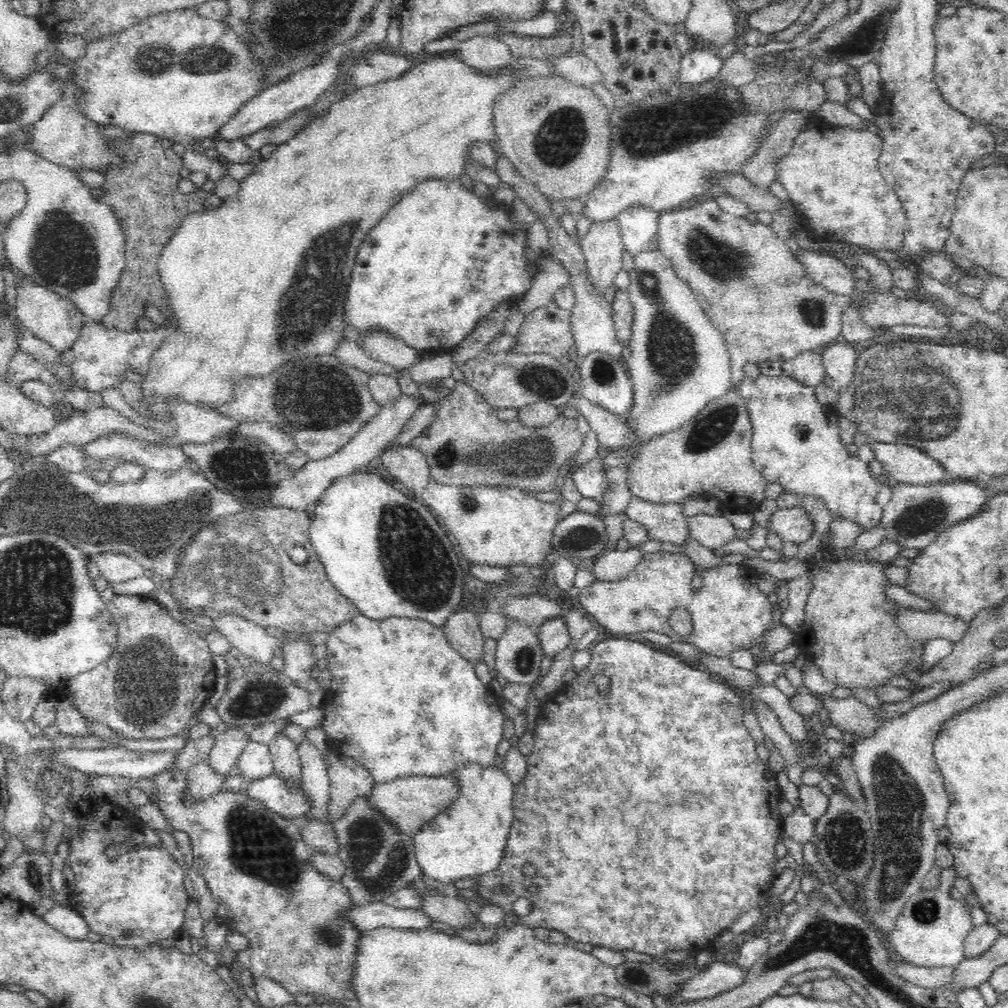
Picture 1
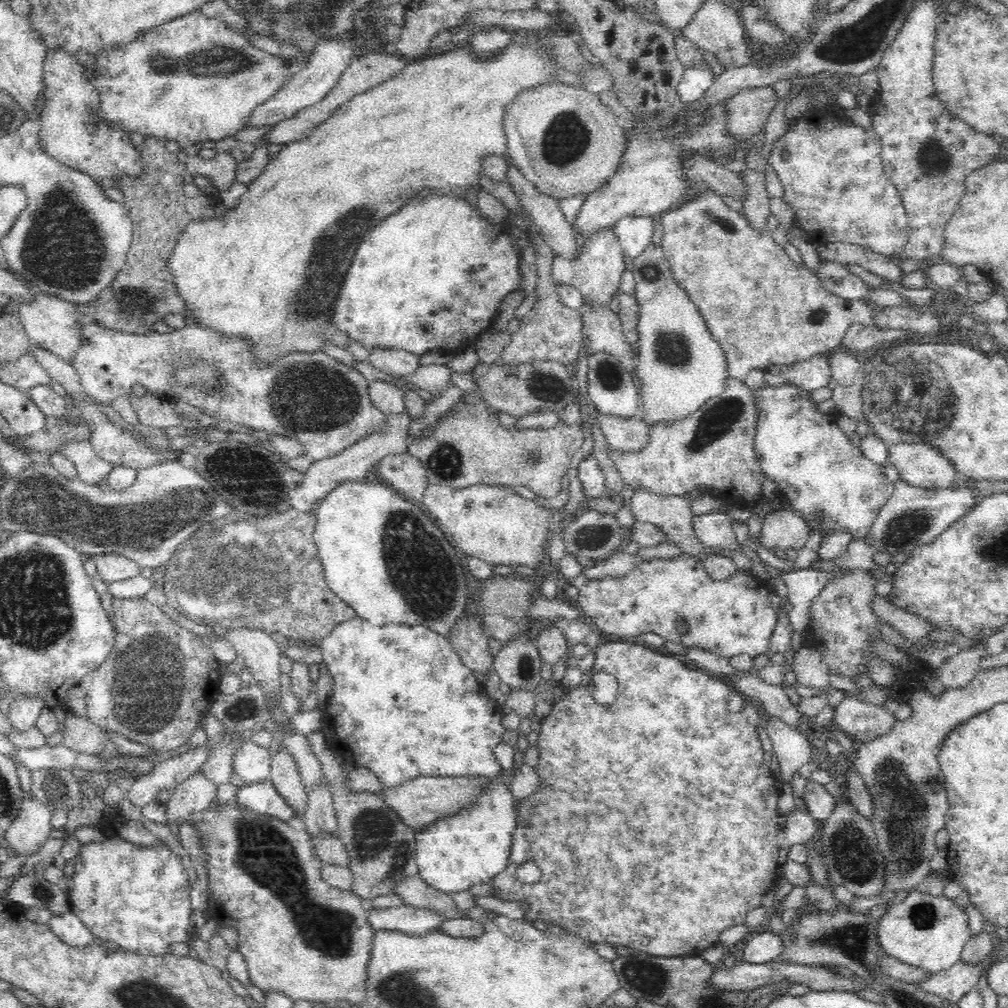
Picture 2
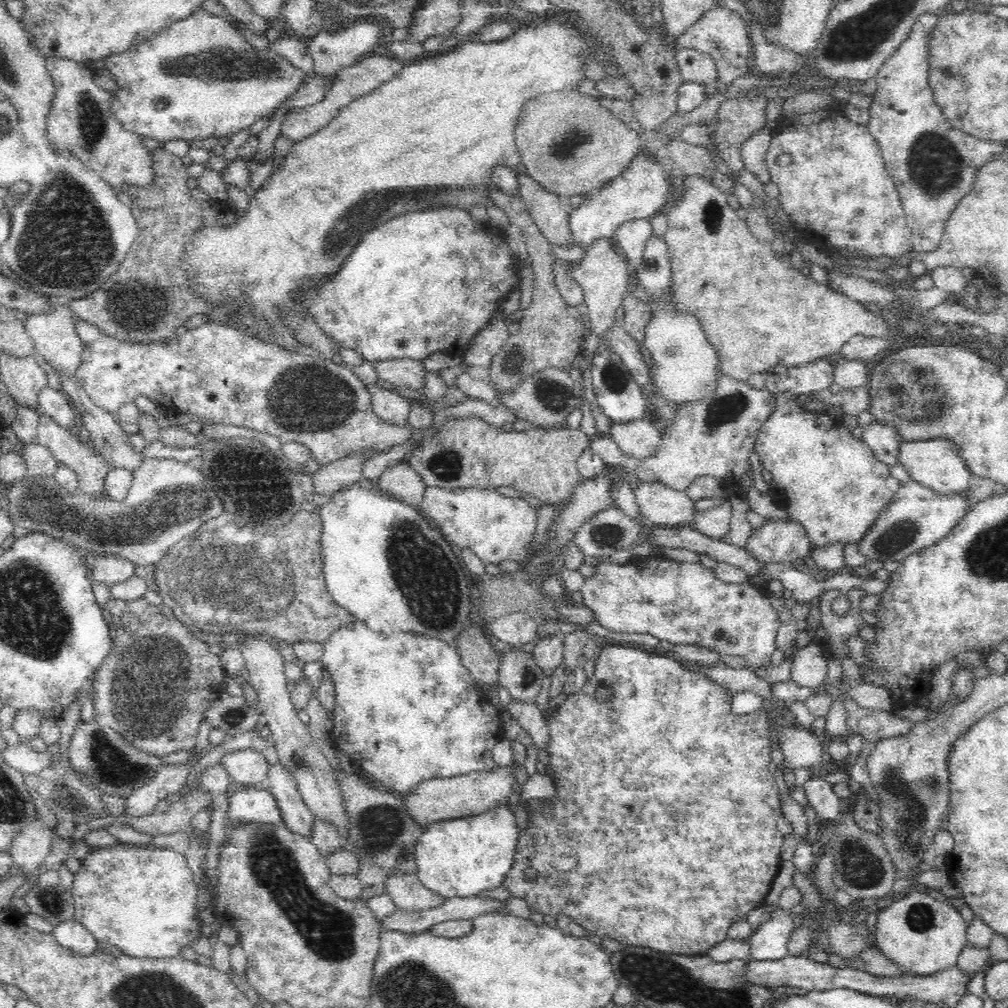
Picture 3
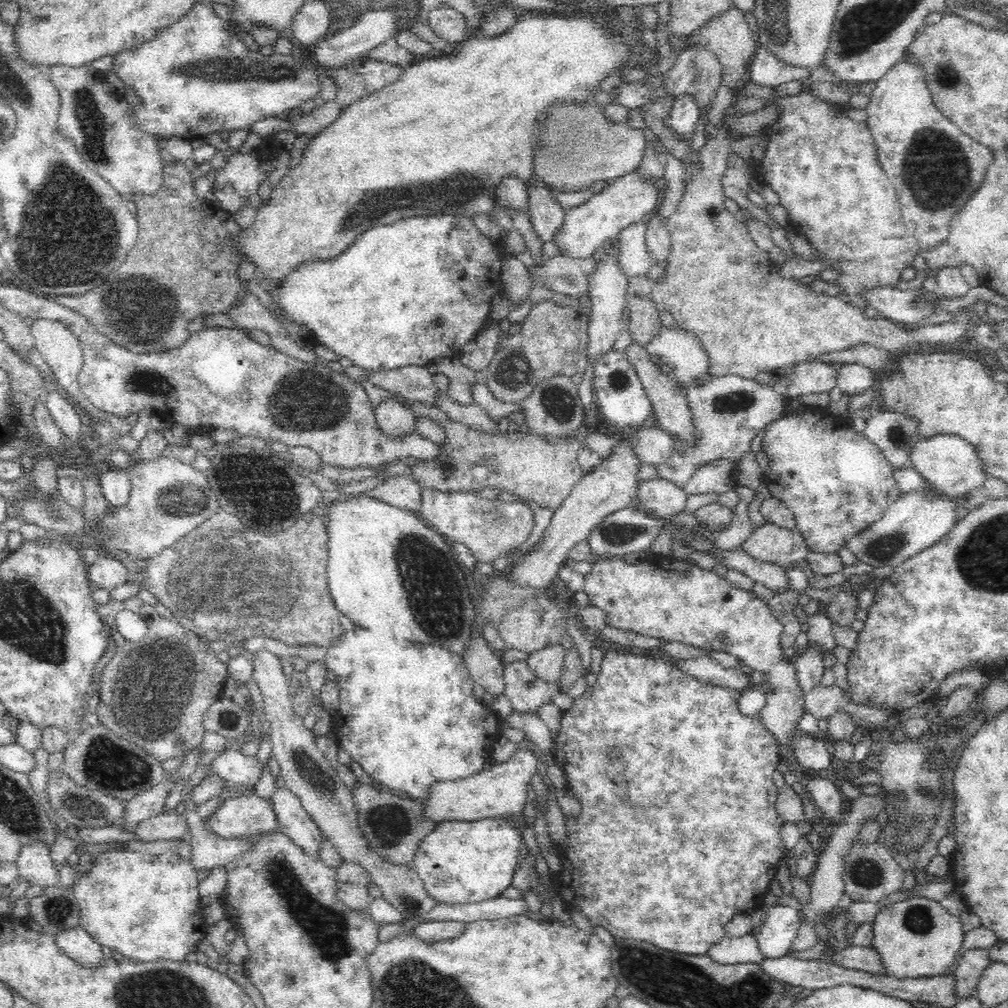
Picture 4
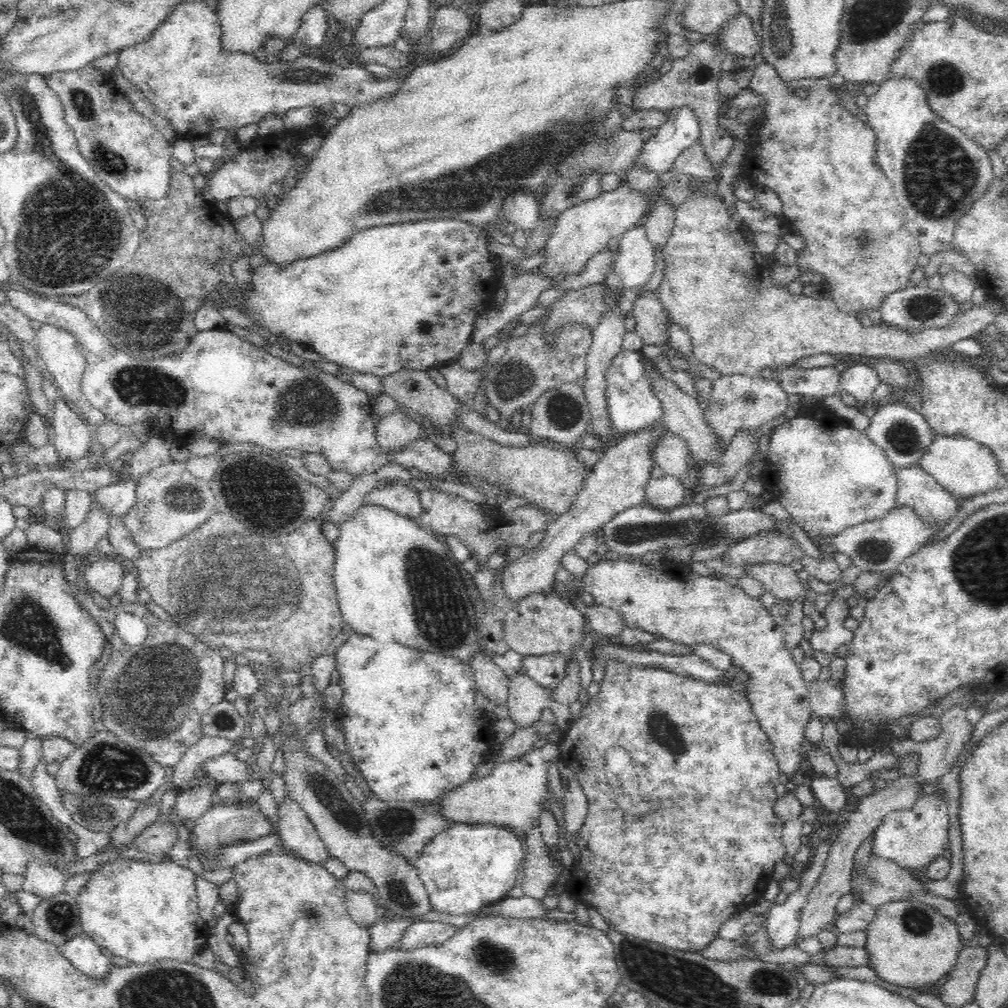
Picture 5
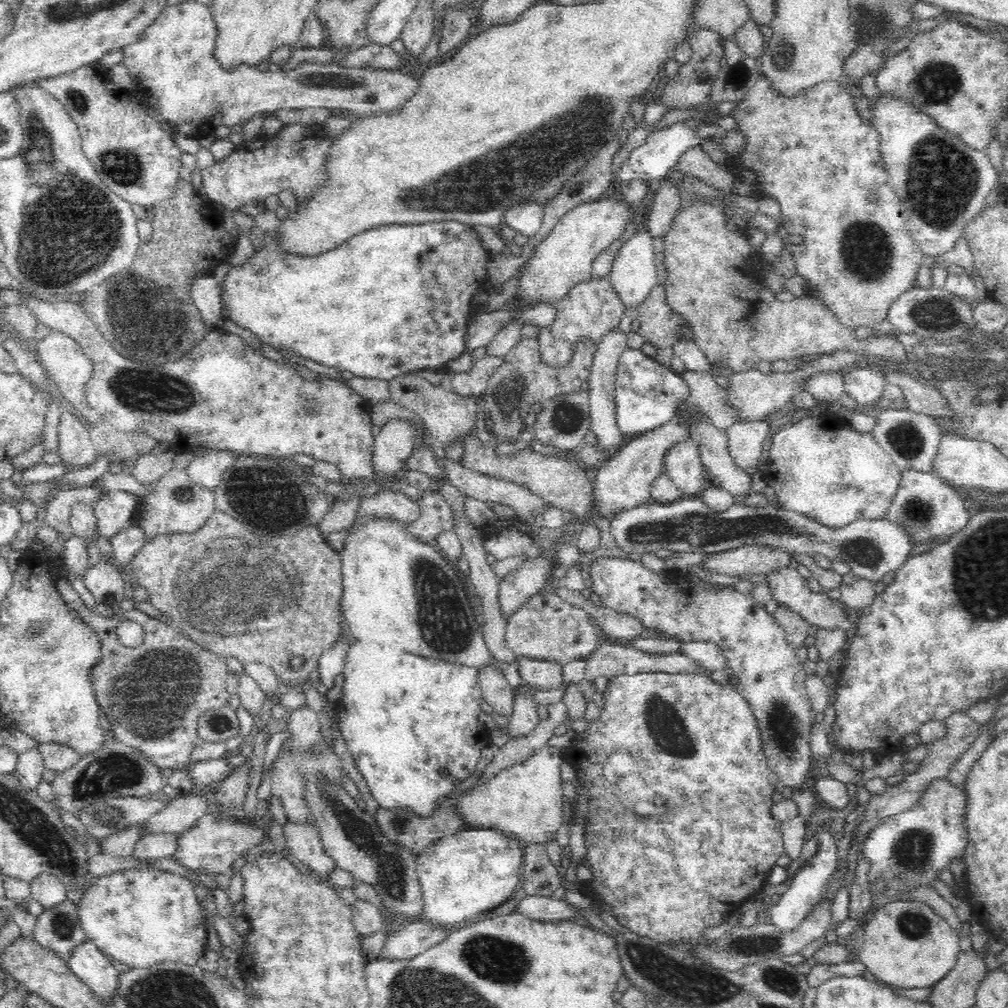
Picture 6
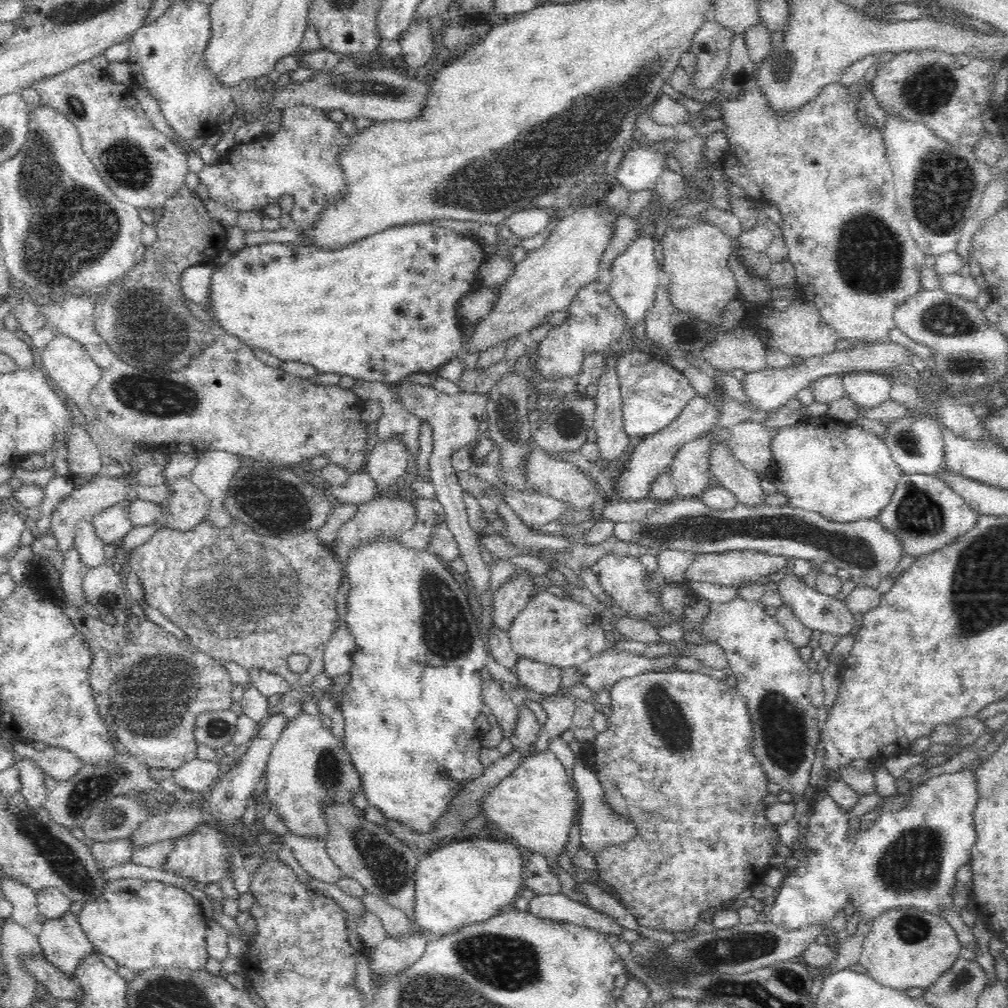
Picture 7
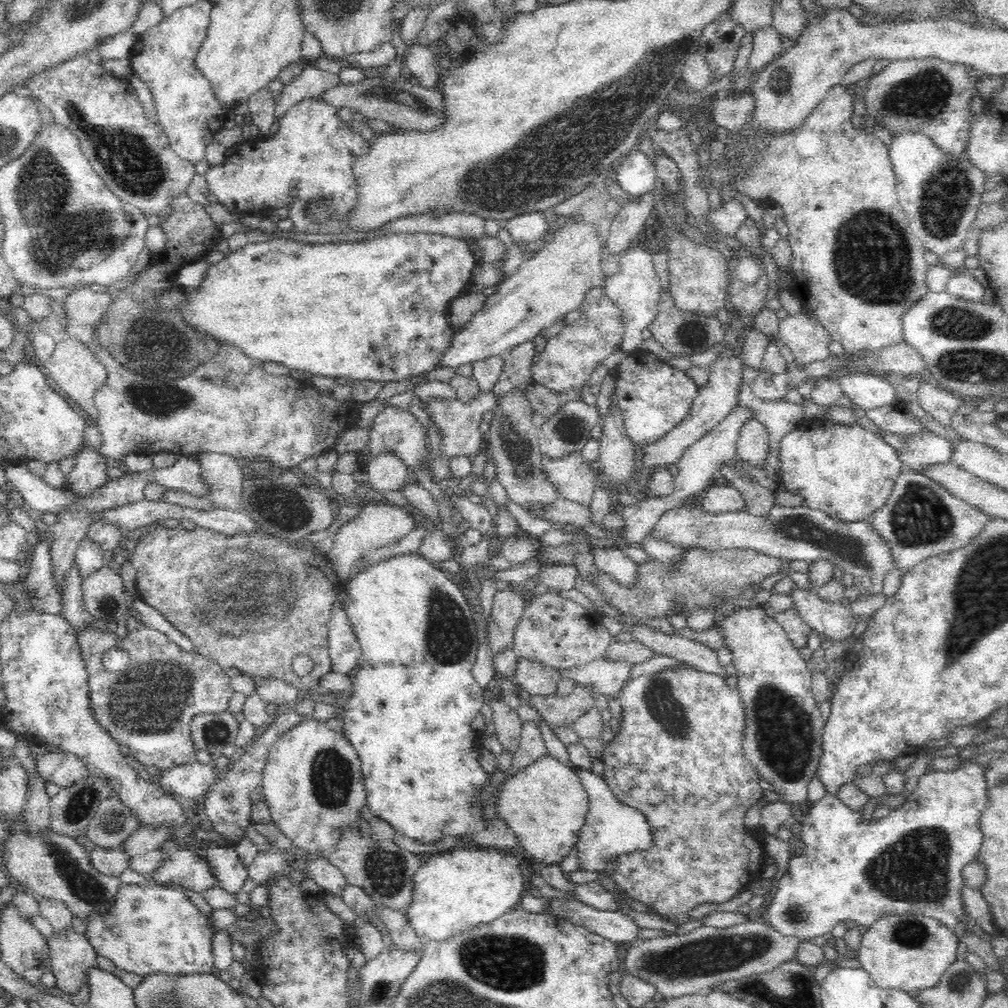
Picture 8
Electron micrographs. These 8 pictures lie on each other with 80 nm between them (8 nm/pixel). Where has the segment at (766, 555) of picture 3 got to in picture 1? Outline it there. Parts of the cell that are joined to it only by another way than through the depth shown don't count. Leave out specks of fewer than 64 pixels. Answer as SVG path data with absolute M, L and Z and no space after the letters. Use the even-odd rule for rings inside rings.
M800 507L777 509L768 521L767 532L775 532L784 542L802 544L814 533L814 523Z

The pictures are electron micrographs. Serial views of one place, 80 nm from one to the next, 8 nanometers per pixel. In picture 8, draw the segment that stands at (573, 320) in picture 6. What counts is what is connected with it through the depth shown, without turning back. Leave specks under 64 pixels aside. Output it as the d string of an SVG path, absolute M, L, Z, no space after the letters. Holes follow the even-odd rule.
M603 287L590 288L579 310L581 316L576 324L564 328L556 338L548 340L531 367L532 381L556 394L572 389L584 390L592 374L610 354L618 350L624 339L625 325L621 311L611 302Z

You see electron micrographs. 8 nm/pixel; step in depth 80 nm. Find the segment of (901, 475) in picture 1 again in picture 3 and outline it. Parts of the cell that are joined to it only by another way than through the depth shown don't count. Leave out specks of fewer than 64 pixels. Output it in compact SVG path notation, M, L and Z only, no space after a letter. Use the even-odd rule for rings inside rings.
M946 438L905 442L900 448L898 463L904 466L906 472L910 473L912 481L942 494L978 493L983 489L973 476L972 471L968 469L968 465L966 465L964 457L961 456L957 445Z

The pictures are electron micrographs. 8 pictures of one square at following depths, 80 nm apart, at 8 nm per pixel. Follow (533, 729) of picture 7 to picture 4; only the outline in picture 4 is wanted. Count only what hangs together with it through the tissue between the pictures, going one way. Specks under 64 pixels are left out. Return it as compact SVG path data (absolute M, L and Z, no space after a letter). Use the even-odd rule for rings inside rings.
M526 660L505 664L504 694L510 700L513 712L530 714L538 712L540 706L552 703L553 687L538 678Z

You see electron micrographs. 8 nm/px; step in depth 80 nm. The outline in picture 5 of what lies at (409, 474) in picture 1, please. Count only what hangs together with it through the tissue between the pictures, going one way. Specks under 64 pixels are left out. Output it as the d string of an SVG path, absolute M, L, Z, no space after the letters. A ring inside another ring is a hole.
M406 479L382 489L374 488L364 496L363 504L383 506L388 510L396 511L396 514L416 520L421 515L418 490L413 490L413 486Z

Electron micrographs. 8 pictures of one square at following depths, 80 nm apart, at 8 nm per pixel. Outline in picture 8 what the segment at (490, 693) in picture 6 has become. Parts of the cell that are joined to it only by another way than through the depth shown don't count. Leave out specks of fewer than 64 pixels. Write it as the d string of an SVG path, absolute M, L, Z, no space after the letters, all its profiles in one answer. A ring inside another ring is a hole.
M491 698L490 704L493 710L493 721L495 734L503 746L503 750L516 753L520 746L520 732L522 732L523 721L519 714L501 699Z

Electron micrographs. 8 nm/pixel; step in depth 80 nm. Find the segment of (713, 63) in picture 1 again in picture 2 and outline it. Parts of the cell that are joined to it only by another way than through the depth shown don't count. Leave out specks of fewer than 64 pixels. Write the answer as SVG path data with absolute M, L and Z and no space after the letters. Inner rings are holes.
M704 62L698 66L688 66L677 88L679 102L684 106L692 105L704 97L704 94L714 82L712 69Z

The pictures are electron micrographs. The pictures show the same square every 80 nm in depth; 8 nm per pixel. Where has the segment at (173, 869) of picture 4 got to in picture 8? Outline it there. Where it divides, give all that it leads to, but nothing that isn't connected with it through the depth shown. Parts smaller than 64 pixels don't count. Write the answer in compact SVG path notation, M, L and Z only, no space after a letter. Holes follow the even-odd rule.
M122 883L111 912L104 917L93 915L87 927L86 936L98 956L113 963L118 970L143 977L152 972L212 974L214 970L212 937L215 928L183 889Z

